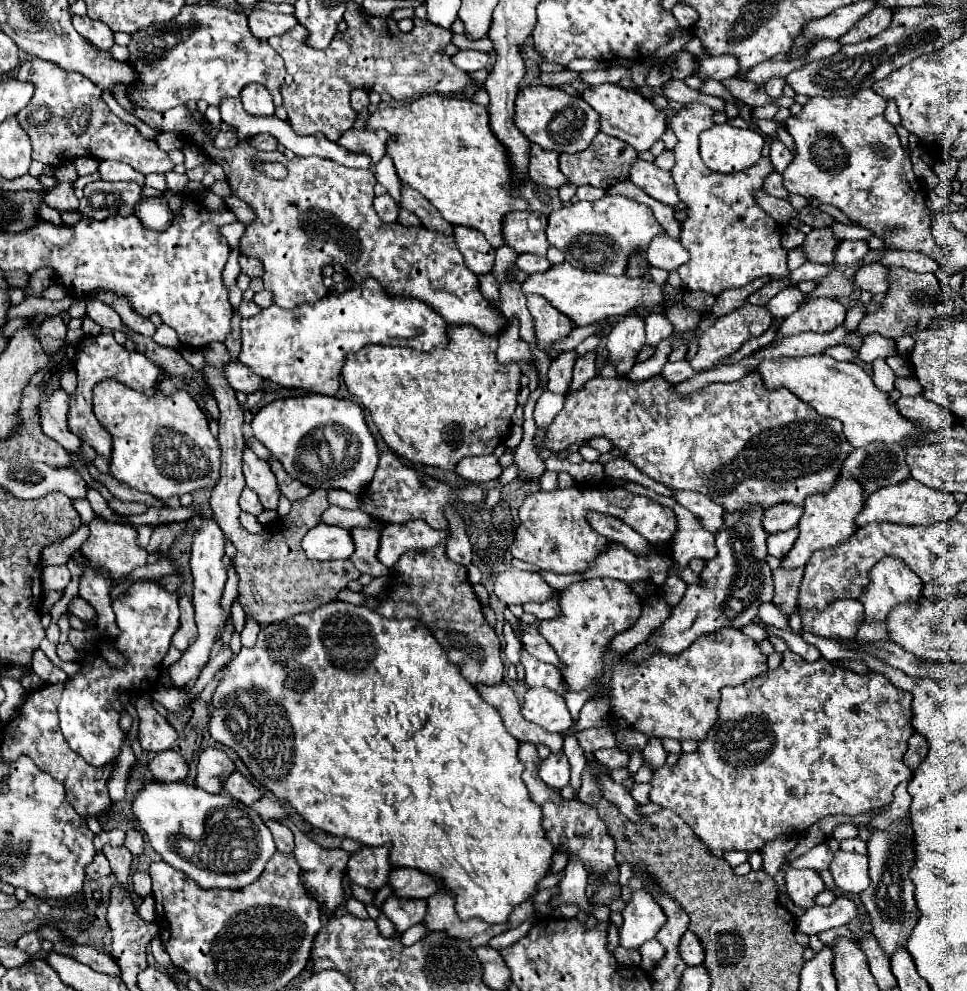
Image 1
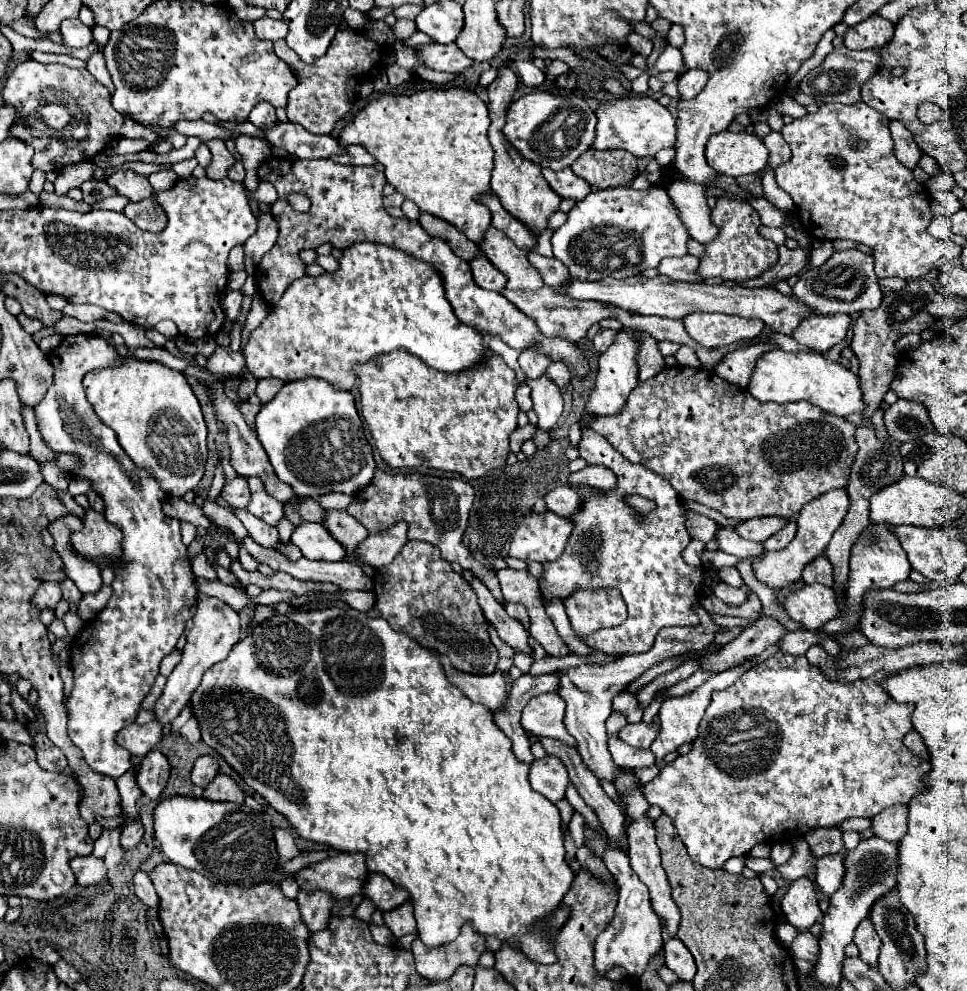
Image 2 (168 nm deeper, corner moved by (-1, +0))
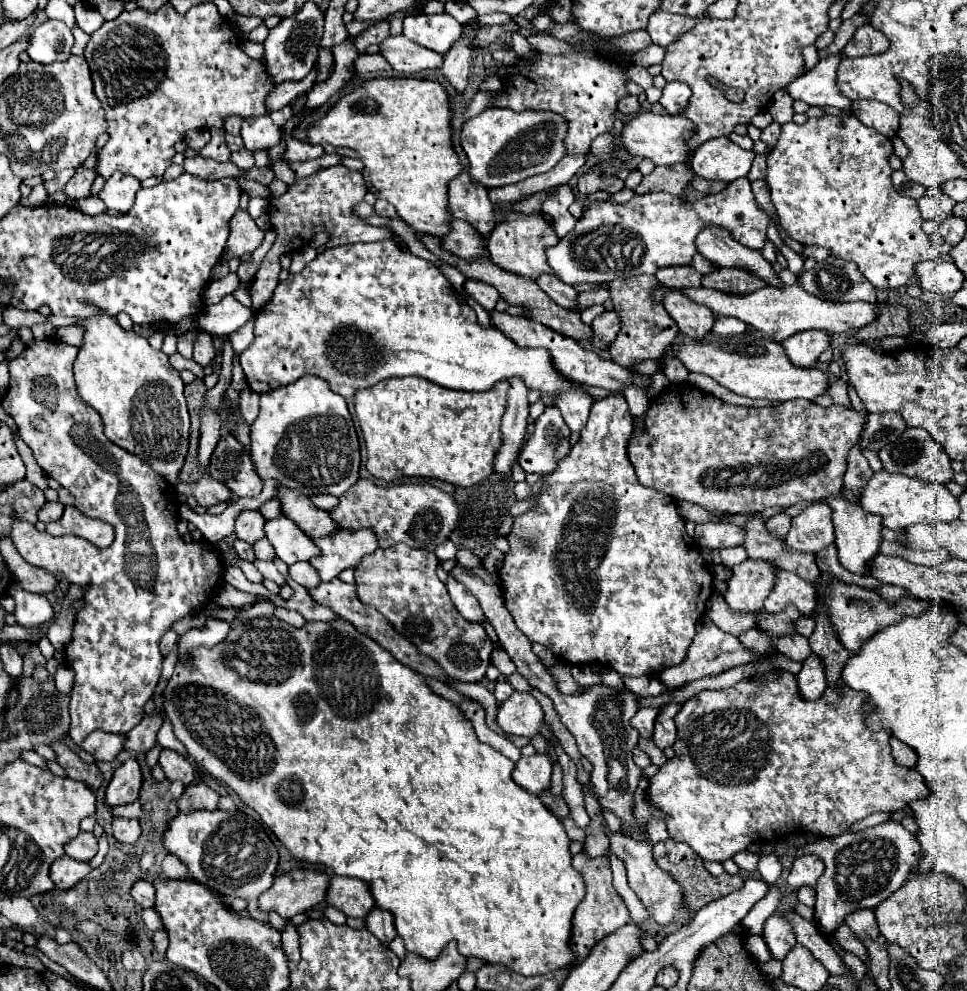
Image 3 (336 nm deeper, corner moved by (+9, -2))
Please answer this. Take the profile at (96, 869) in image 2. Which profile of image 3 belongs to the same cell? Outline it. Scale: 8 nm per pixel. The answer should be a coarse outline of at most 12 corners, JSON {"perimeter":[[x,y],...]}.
{"perimeter":[[56,859],[50,877],[58,889],[80,883],[92,867],[70,859]]}

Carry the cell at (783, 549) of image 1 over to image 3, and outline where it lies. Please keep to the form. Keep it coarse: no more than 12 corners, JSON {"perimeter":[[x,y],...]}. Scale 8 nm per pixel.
{"perimeter":[[778,513],[766,519],[766,529],[776,537],[786,537],[790,517]]}

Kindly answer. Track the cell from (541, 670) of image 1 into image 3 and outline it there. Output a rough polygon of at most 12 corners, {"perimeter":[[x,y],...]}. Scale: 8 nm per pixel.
{"perimeter":[[456,579],[446,587],[464,619],[482,623],[486,619],[478,601]]}

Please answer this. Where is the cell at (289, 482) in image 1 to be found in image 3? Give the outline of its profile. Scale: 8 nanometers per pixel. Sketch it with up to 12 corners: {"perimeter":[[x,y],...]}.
{"perimeter":[[224,433],[208,471],[236,497],[256,497],[262,479],[248,449]]}

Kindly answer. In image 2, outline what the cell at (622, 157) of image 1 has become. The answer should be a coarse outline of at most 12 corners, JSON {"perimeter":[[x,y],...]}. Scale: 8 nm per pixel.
{"perimeter":[[588,149],[572,171],[596,189],[624,187],[636,175],[628,151]]}

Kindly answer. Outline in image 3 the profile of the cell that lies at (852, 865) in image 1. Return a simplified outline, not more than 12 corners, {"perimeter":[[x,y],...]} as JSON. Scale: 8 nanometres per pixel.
{"perimeter":[[818,855],[794,859],[788,883],[794,889],[816,887],[824,873]]}

